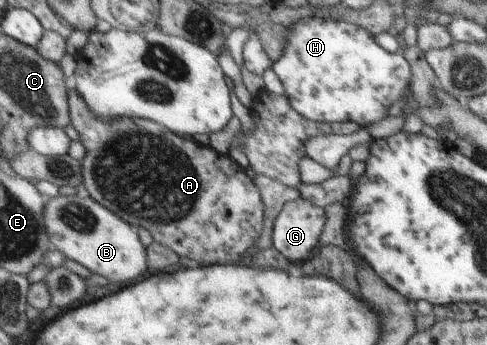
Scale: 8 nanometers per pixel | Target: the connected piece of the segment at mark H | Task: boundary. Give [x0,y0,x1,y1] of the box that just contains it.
[272,16,411,128]

